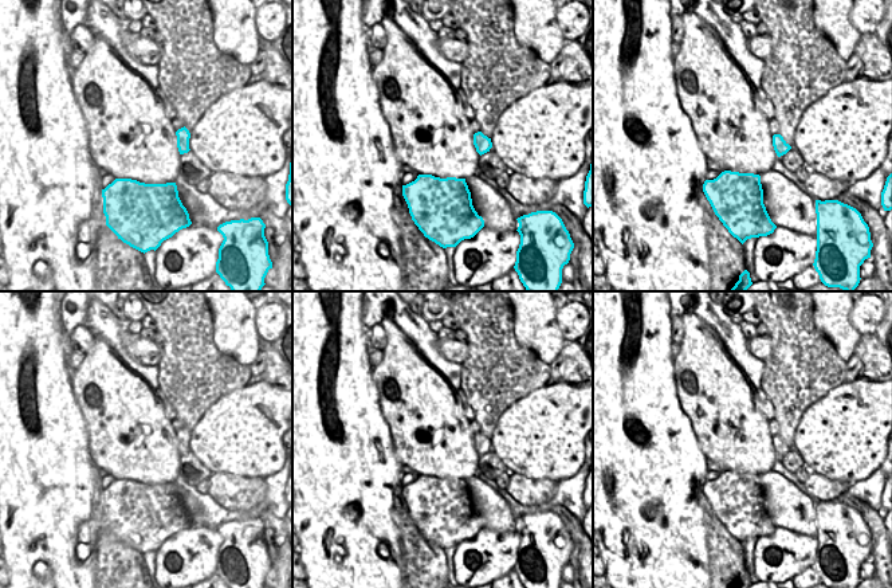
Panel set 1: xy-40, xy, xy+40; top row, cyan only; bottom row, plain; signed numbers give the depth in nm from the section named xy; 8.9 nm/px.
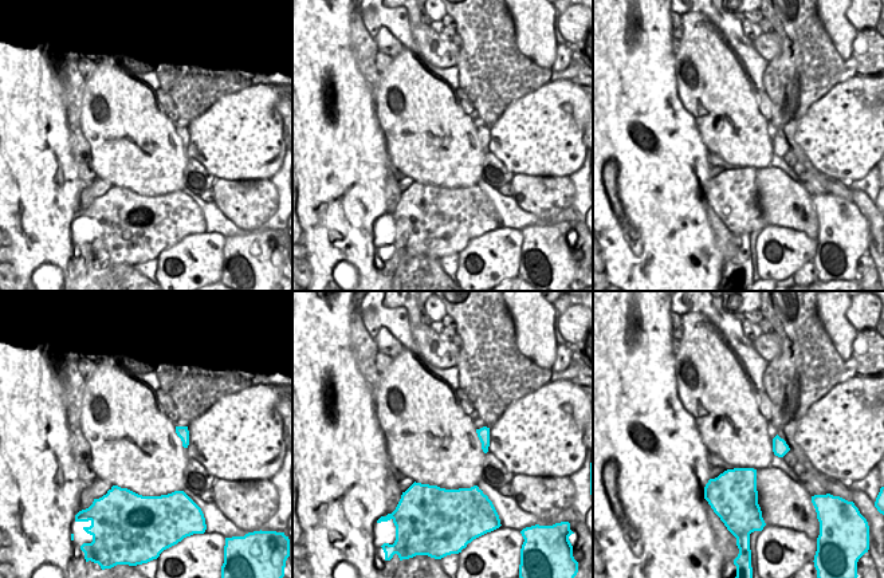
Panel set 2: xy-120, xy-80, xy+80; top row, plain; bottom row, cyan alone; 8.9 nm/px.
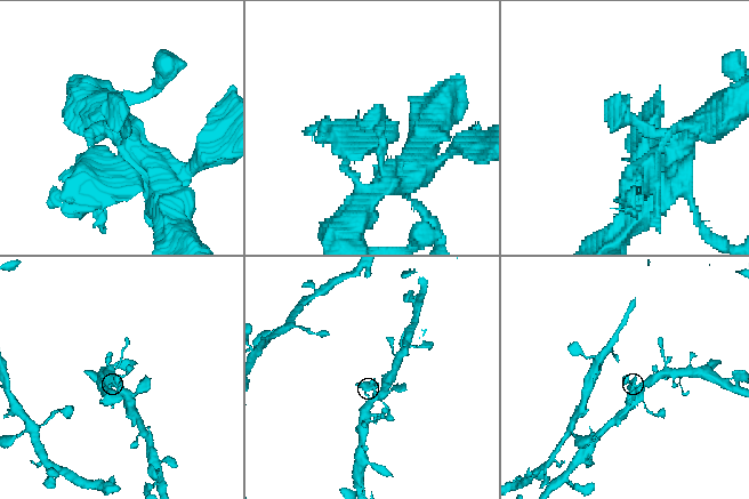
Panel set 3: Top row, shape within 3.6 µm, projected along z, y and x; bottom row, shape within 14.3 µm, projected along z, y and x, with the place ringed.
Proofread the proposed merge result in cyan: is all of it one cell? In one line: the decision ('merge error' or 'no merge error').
no merge error

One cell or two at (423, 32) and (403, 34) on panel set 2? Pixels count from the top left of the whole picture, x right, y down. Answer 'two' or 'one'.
two

